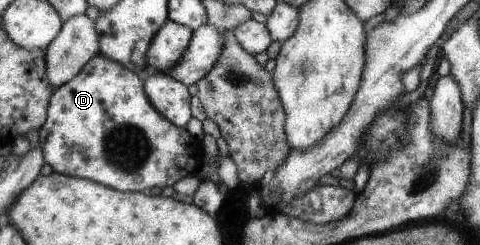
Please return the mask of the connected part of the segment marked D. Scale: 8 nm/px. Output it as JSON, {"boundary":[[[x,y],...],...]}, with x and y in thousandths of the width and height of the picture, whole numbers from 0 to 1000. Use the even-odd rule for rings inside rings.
{"boundary":[[[208,220],[188,237],[158,310],[108,376],[96,498],[77,535],[90,657],[110,702],[183,731],[250,784],[304,784],[321,759],[335,771],[358,759],[388,710],[408,710],[421,669],[419,571],[325,457],[283,298]]]}

